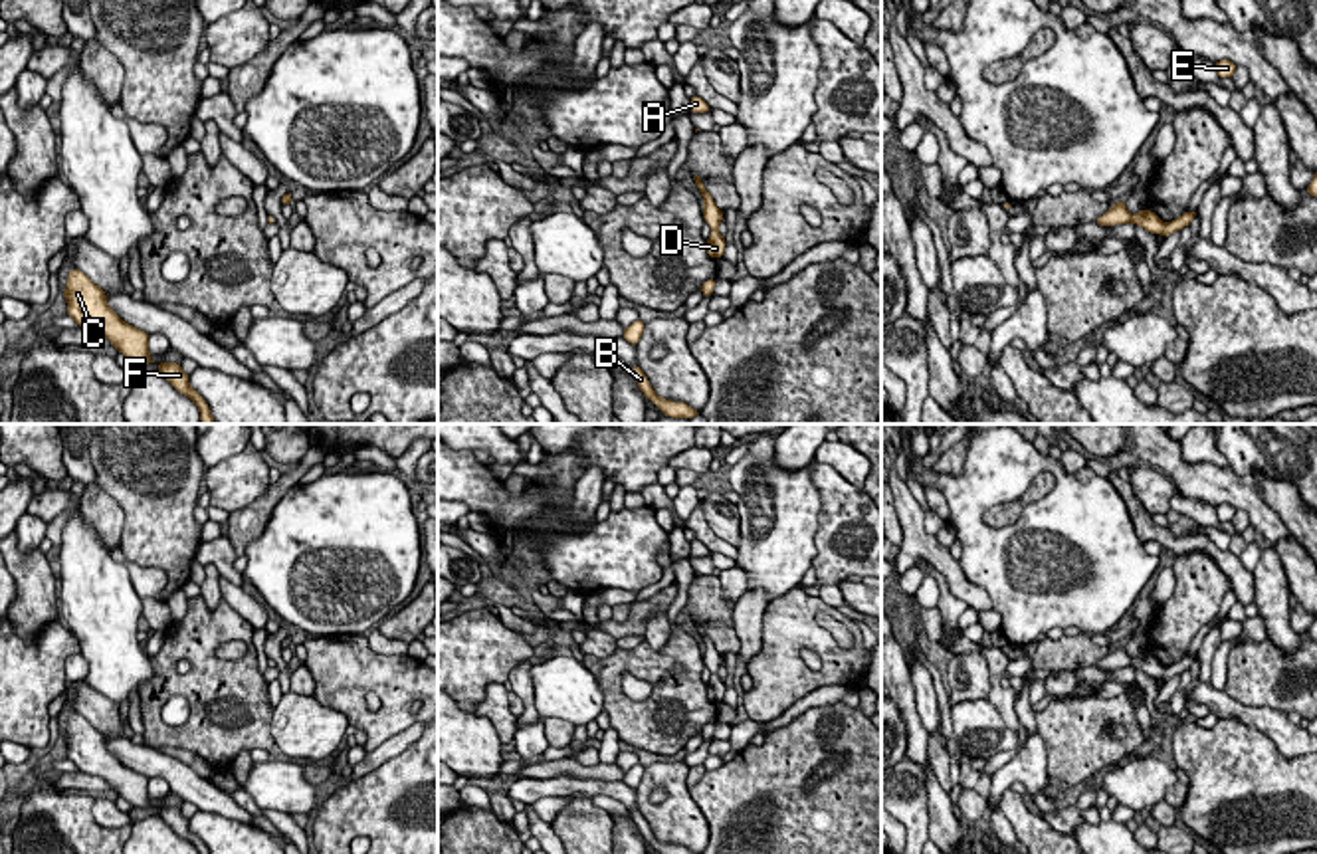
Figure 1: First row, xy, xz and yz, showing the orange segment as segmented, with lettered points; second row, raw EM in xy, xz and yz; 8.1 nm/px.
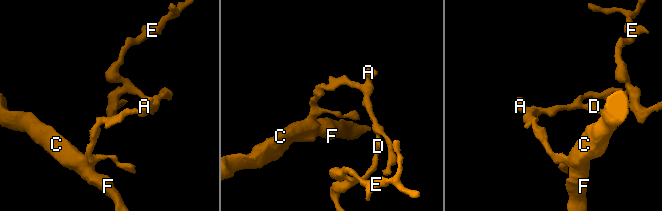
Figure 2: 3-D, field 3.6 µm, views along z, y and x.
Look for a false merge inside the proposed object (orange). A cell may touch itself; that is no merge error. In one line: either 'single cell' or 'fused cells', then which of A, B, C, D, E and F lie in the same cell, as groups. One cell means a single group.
single cell | A B C D E F

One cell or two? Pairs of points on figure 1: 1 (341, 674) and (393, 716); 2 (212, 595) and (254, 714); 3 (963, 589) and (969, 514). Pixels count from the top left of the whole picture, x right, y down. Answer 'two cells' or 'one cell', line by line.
1: one cell
2: two cells
3: two cells

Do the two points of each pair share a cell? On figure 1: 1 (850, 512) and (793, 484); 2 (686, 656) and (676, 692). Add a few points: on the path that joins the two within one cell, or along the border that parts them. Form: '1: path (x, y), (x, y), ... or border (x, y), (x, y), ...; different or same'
1: border (810, 464), (810, 480), (820, 504), (814, 543); different
2: path (688, 664), (688, 680), (684, 684); same

